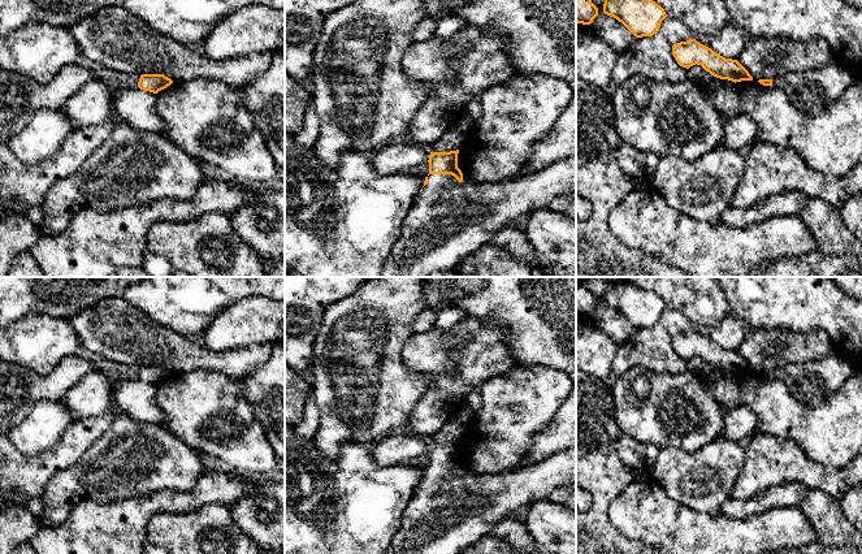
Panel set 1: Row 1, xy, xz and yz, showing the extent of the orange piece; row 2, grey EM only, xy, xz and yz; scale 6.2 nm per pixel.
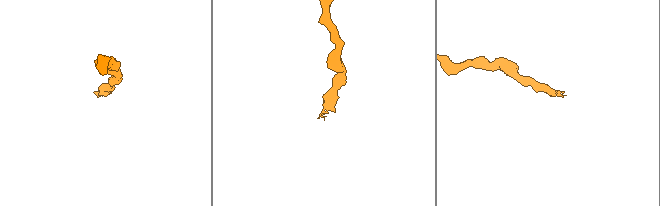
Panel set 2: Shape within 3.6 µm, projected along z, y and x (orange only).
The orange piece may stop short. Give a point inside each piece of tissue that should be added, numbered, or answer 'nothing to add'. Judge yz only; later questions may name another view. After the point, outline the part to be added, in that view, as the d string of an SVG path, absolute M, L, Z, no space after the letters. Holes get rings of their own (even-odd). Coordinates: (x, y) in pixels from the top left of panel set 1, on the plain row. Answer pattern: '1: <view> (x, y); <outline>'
1: yz (810, 382); M832 350L818 360L789 363L772 371L772 376L780 380L800 403L818 407L844 385L858 364L858 360Z

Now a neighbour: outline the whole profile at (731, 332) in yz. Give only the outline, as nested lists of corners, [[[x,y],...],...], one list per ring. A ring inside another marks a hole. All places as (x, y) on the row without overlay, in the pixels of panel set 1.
[[[666,308],[654,326],[636,329],[625,342],[618,346],[607,381],[612,384],[636,365],[659,373],[686,371],[688,360],[677,355],[672,346],[672,337],[689,330],[696,330],[725,350],[737,351],[746,337],[748,326],[732,313],[727,315],[718,326],[696,325],[683,313]]]

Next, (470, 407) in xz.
[[[478,390],[469,393],[460,403],[458,416],[467,424],[475,420],[481,410],[482,401]]]

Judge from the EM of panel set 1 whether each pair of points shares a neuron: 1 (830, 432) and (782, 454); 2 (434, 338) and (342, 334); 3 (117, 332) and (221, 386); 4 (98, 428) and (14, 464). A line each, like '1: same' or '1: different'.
1: different
2: different
3: different
4: same

